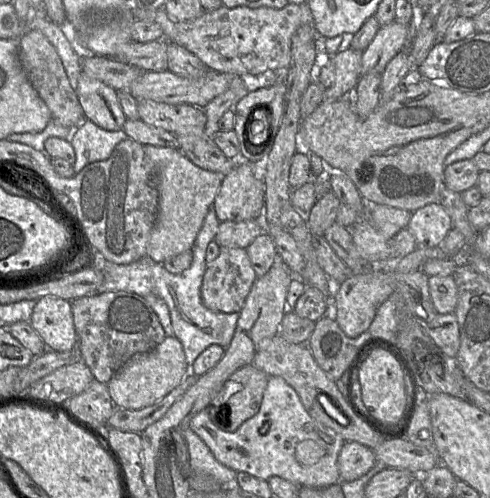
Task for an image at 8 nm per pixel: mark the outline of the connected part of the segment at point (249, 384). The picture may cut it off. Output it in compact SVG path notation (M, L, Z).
M252 365L236 370L224 383L211 401L208 409L212 422L225 432L236 431L246 420L256 415L260 409L269 376Z

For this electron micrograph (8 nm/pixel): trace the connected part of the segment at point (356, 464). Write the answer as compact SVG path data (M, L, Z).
M346 442L338 456L340 482L361 478L376 464L374 450L358 442Z

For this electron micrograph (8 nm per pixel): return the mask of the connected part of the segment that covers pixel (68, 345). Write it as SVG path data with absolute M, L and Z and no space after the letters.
M57 296L39 298L29 322L48 349L70 352L77 348L71 301Z

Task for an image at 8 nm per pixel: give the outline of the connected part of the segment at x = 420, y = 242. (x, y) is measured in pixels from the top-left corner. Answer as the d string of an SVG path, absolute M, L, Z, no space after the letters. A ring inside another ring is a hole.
M435 202L413 211L407 228L413 234L417 247L436 247L443 242L448 232L453 228L453 222L441 203Z

